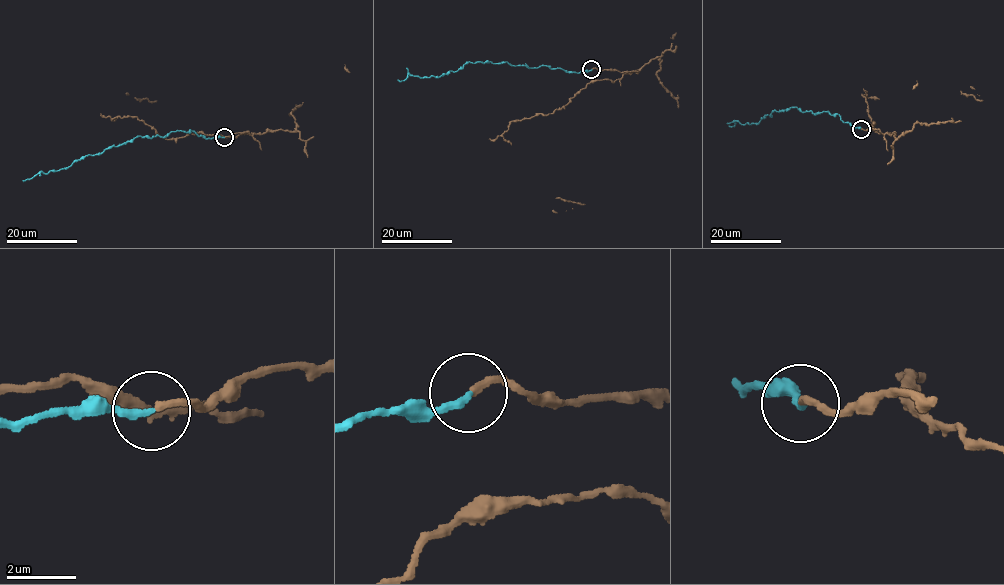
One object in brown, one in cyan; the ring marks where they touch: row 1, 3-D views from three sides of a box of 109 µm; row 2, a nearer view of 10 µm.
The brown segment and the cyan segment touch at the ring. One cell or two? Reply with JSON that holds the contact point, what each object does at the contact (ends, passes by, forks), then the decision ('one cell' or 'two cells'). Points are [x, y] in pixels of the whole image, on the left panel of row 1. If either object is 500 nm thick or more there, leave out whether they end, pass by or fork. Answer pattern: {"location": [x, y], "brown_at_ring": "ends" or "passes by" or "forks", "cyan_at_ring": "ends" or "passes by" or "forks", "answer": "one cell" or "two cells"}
{"location": [224, 137], "brown_at_ring": "ends", "cyan_at_ring": "ends", "answer": "one cell"}

